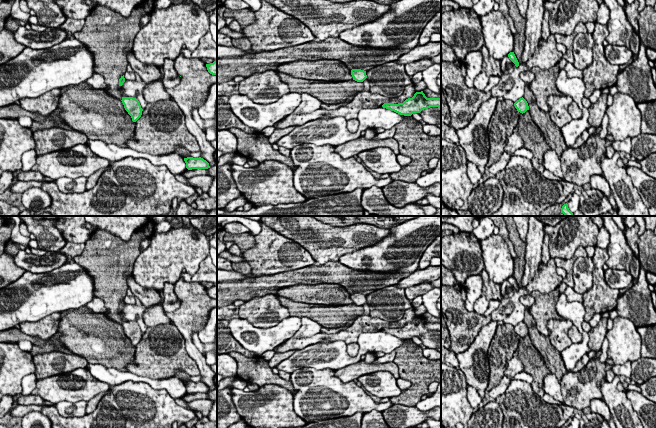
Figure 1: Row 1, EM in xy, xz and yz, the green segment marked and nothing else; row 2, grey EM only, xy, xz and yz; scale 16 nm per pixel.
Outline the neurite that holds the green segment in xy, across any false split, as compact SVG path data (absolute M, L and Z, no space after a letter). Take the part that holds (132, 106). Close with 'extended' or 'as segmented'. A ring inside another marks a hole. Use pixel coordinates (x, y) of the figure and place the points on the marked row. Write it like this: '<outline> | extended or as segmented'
M122 97L121 101L125 110L131 116L132 121L136 122L141 117L143 111L139 101L133 97Z | as segmented

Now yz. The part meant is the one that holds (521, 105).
M522 97L519 100L517 100L514 103L515 108L517 109L518 112L520 113L525 113L527 110L529 110L529 106L527 101Z | as segmented

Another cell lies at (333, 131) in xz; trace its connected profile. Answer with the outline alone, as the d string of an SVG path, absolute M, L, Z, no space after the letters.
M383 107L364 108L358 113L358 129L351 133L347 129L345 117L337 116L331 119L316 119L296 126L290 133L281 137L276 144L292 150L300 144L315 144L317 146L338 146L361 136L367 129L383 128L390 130L396 124L407 120L409 127L415 127L417 121L409 116L400 115Z

